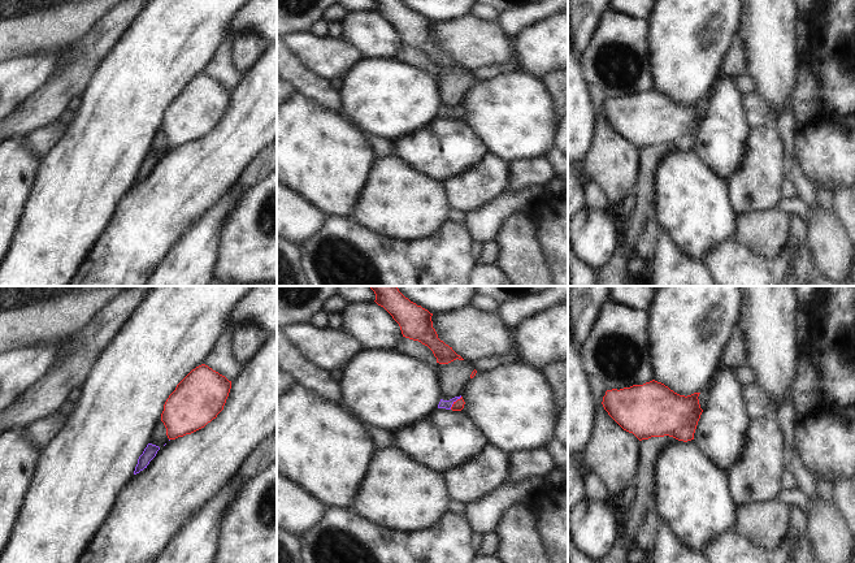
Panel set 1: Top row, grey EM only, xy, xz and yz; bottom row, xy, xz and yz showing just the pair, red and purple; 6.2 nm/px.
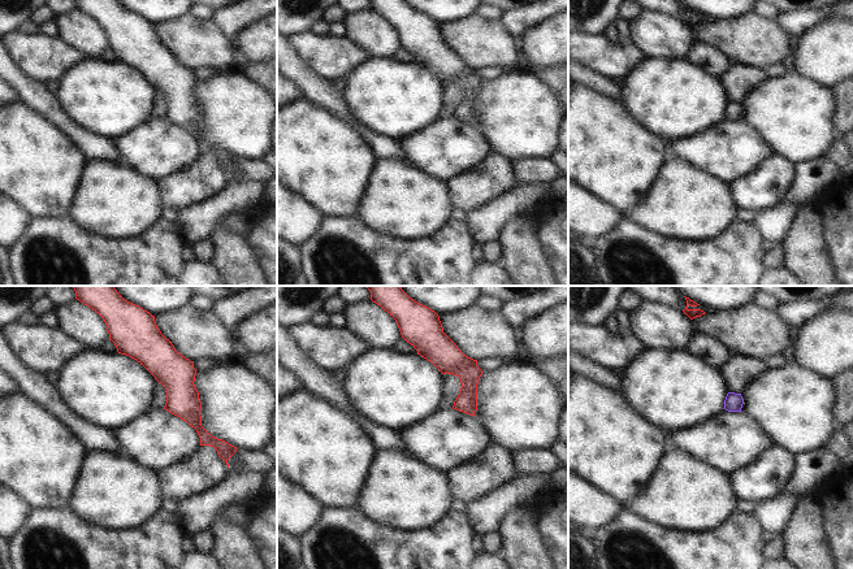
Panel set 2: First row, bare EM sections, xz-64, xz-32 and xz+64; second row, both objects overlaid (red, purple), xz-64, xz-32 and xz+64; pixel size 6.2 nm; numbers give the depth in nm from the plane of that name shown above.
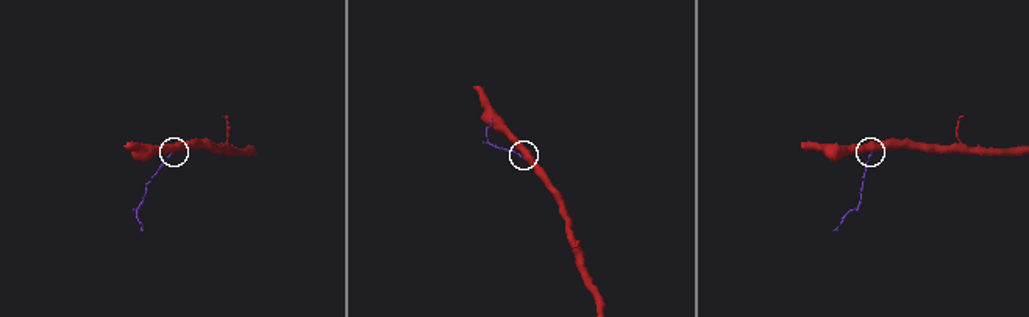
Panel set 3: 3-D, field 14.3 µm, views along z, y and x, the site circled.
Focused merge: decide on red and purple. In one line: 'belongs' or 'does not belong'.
belongs

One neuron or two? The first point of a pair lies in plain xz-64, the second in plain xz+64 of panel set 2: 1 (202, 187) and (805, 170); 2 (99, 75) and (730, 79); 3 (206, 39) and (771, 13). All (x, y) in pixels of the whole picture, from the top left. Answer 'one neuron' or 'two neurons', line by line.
1: two neurons
2: two neurons
3: two neurons

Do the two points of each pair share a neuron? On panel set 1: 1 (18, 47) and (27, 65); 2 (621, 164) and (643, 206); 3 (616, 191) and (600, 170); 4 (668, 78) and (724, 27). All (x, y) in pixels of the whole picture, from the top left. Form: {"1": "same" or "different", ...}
{"1": "different", "2": "different", "3": "same", "4": "same"}

